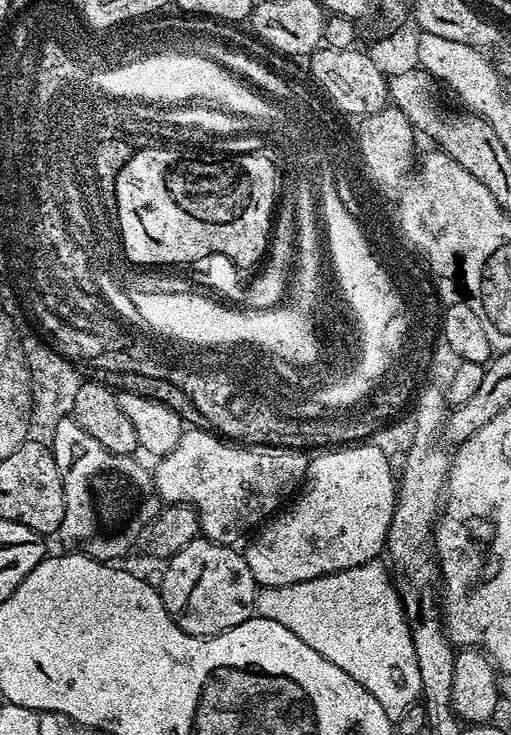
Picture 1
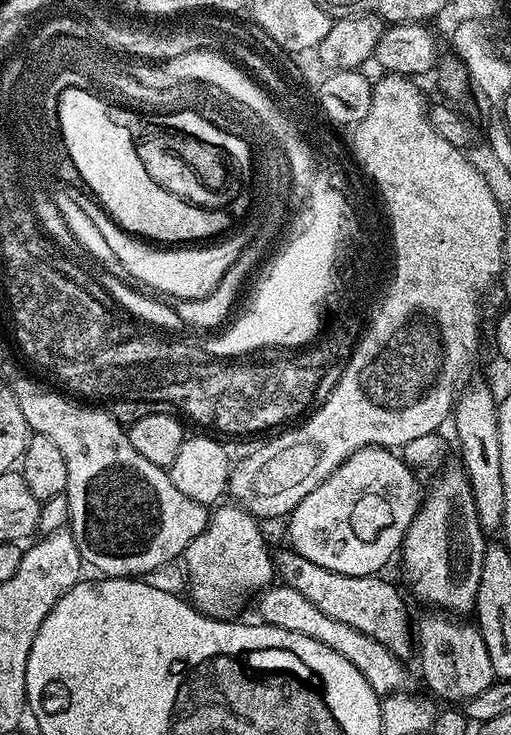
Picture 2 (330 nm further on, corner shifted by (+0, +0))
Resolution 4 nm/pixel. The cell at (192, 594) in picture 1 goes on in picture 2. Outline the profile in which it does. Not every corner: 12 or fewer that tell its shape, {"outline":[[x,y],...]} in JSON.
{"outline":[[224,502],[186,546],[187,595],[235,617],[273,583],[261,521]]}

